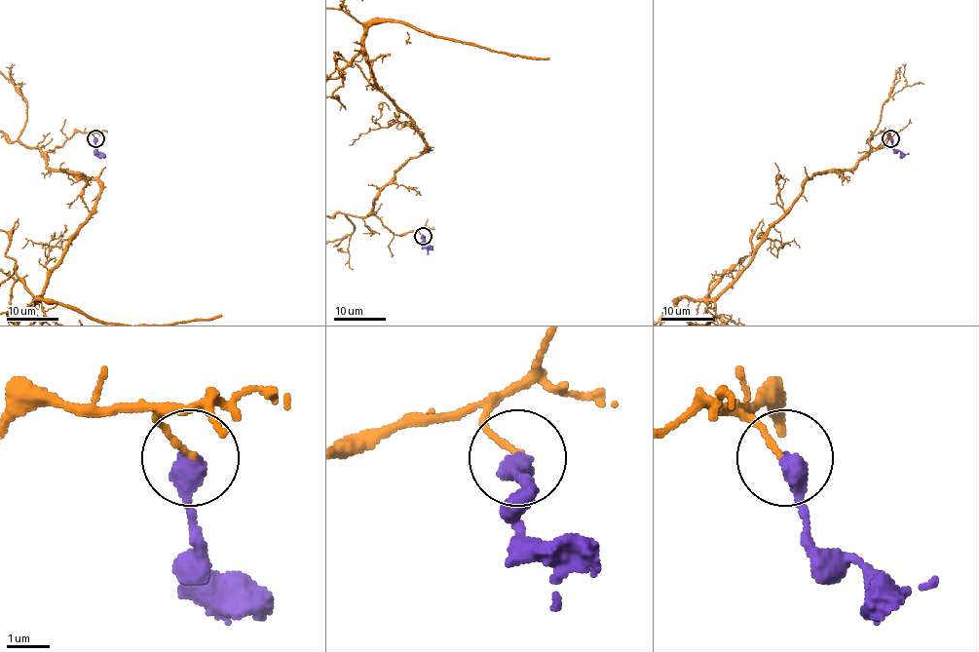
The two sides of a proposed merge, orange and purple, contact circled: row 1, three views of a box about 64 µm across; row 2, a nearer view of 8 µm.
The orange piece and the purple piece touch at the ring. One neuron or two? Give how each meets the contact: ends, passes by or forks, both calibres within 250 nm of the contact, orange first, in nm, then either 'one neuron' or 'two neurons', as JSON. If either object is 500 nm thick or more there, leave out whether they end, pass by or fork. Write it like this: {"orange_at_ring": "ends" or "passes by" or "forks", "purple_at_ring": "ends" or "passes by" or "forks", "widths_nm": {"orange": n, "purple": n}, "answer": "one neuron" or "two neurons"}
{"widths_nm": {"orange": 120, "purple": 500}, "answer": "two neurons"}

